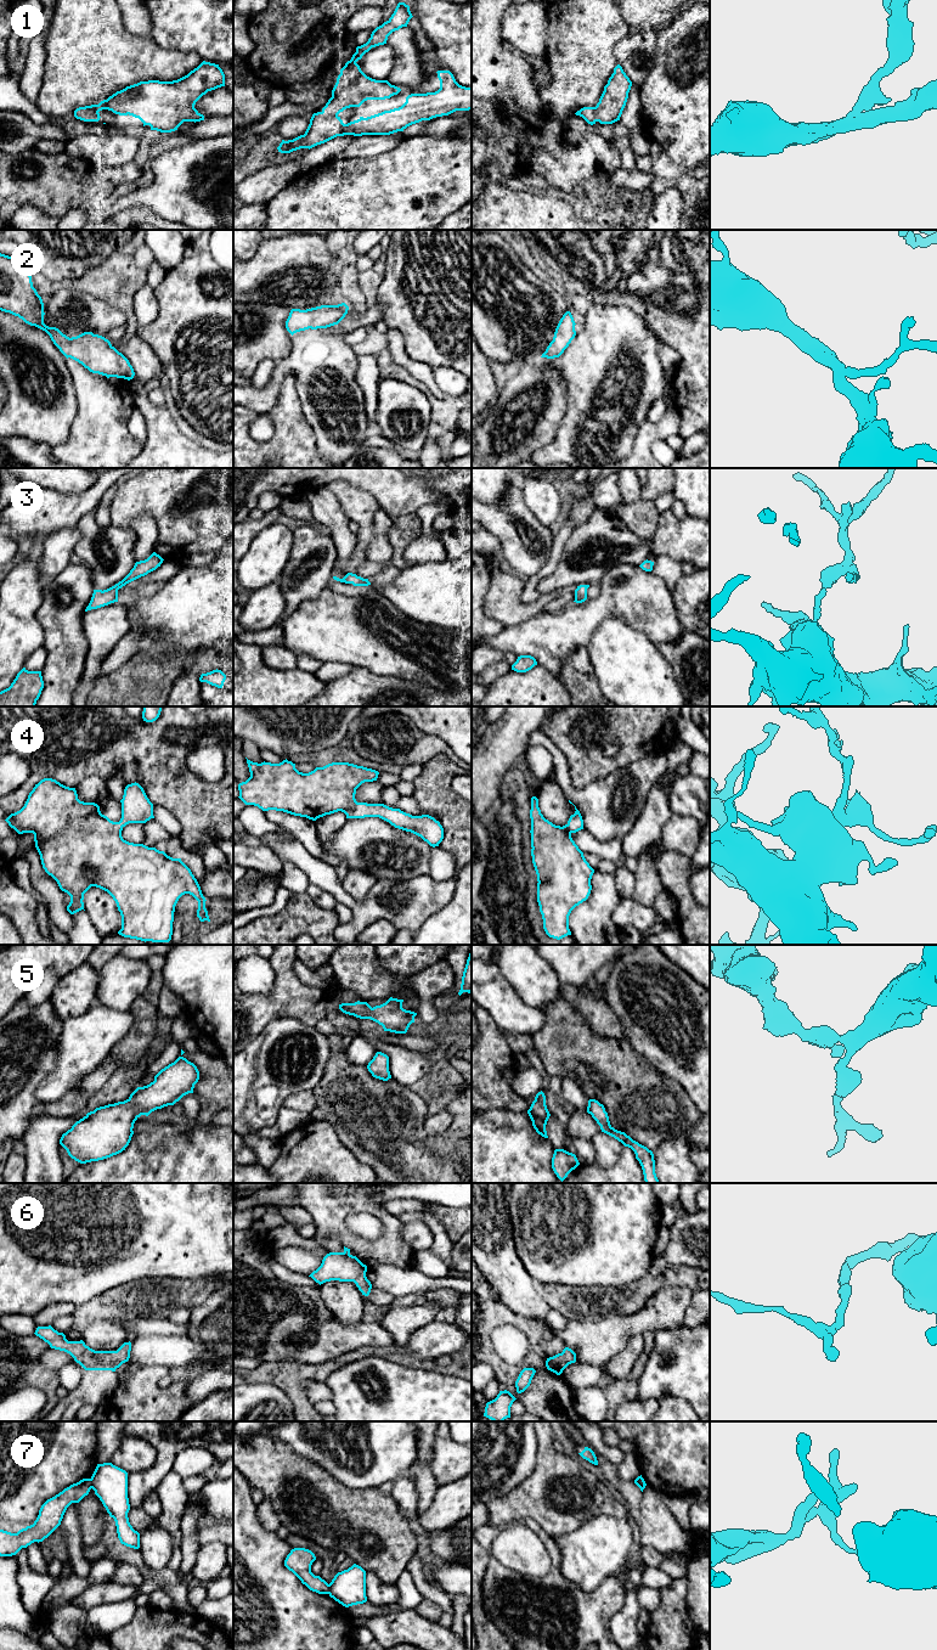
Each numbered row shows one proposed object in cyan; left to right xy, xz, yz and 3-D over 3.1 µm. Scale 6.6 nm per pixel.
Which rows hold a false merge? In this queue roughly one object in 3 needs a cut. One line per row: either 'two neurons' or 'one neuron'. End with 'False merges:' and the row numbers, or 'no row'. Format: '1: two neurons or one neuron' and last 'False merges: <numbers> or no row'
1: one neuron
2: one neuron
3: one neuron
4: one neuron
5: one neuron
6: one neuron
7: two neurons
False merges: 7

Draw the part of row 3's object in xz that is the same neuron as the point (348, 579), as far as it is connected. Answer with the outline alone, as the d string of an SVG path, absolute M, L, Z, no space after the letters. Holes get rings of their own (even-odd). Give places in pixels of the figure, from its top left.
M348 573L343 579L339 579L337 576L333 576L334 580L345 582L345 584L352 584L354 586L368 586L371 582L368 579L363 579L361 576L357 576L356 574Z

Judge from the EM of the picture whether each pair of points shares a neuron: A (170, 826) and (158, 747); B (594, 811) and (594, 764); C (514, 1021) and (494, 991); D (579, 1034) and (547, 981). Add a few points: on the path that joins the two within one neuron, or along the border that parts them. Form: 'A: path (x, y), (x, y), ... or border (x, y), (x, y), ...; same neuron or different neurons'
A: border (153, 804), (163, 806), (178, 821), (181, 837); different neurons
B: border (620, 767), (580, 788), (573, 784), (568, 773); different neurons
C: path (512, 1014), (498, 998); same neuron
D: border (560, 997), (545, 1003), (540, 1008); different neurons

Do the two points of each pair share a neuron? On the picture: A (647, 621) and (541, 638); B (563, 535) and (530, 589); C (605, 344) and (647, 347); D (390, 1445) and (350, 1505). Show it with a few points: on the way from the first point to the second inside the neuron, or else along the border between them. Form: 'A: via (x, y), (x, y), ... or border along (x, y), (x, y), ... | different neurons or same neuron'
A: via (620, 609), (596, 609), (568, 630) | same neuron
B: via (557, 548), (552, 563), (540, 575) | same neuron
C: via (615, 344), (627, 339), (637, 347) | same neuron
D: border along (334, 1480), (349, 1487), (377, 1488) | different neurons

